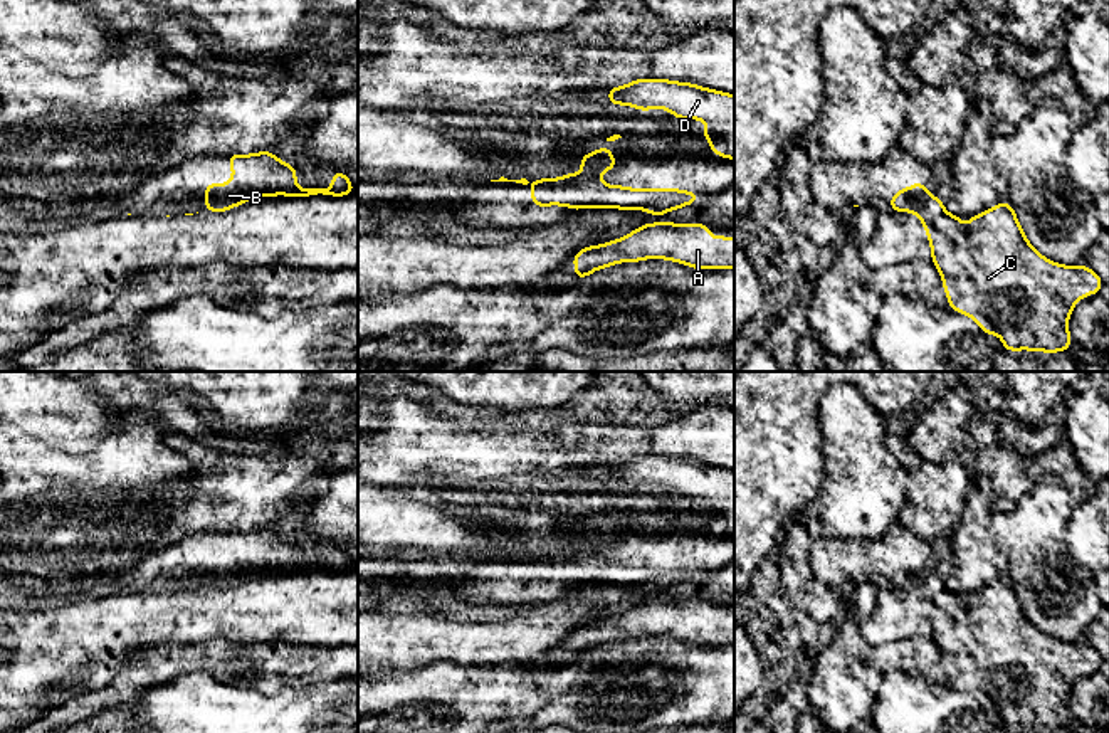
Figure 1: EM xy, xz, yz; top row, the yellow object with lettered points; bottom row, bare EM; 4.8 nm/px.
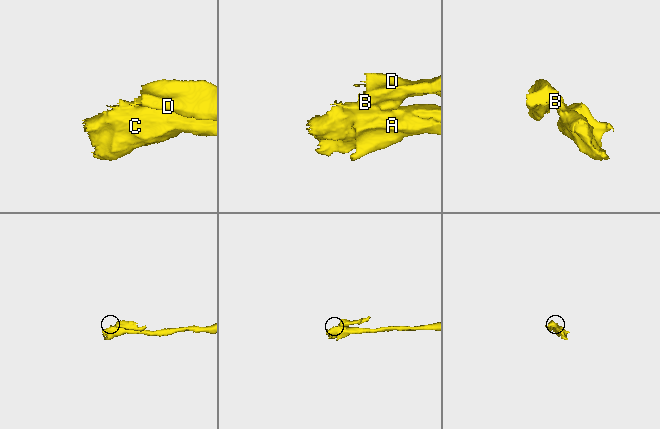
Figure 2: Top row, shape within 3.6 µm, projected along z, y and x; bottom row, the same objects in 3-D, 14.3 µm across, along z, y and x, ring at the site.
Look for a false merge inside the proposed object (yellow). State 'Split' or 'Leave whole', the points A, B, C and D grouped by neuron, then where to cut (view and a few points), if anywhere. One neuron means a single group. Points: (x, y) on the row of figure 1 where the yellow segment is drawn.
Split. Groups: A C / B D. Split along yz (926, 194), (911, 210)

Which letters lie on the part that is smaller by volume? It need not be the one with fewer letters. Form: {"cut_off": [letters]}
{"cut_off": ["B", "D"]}

